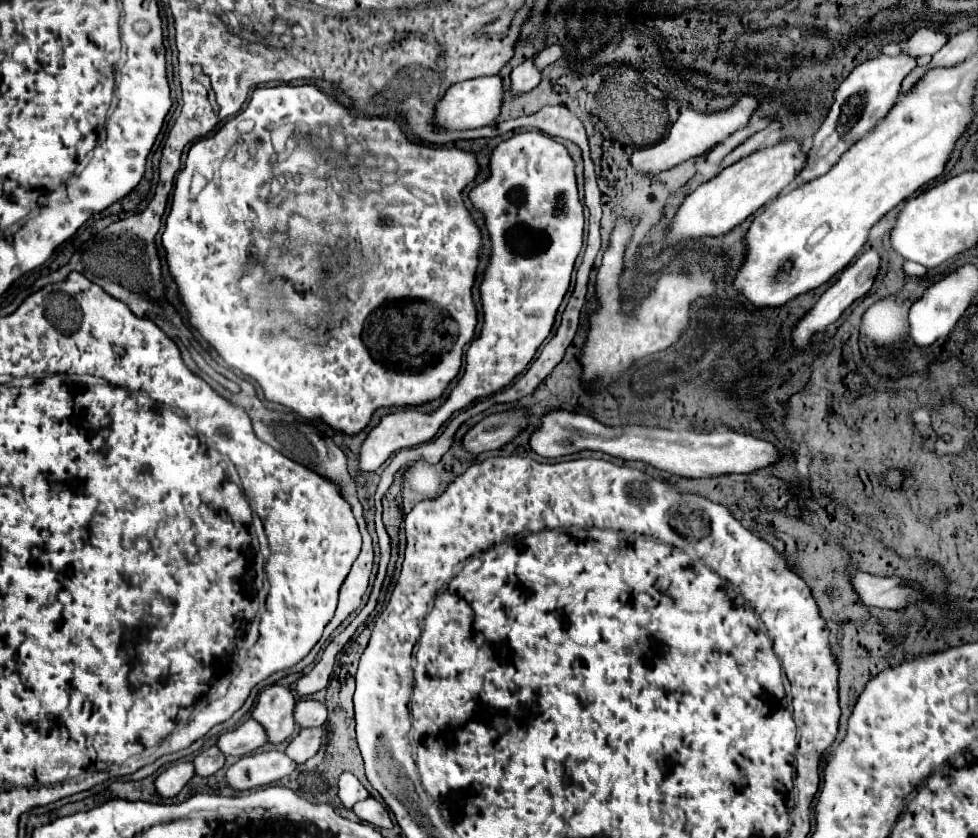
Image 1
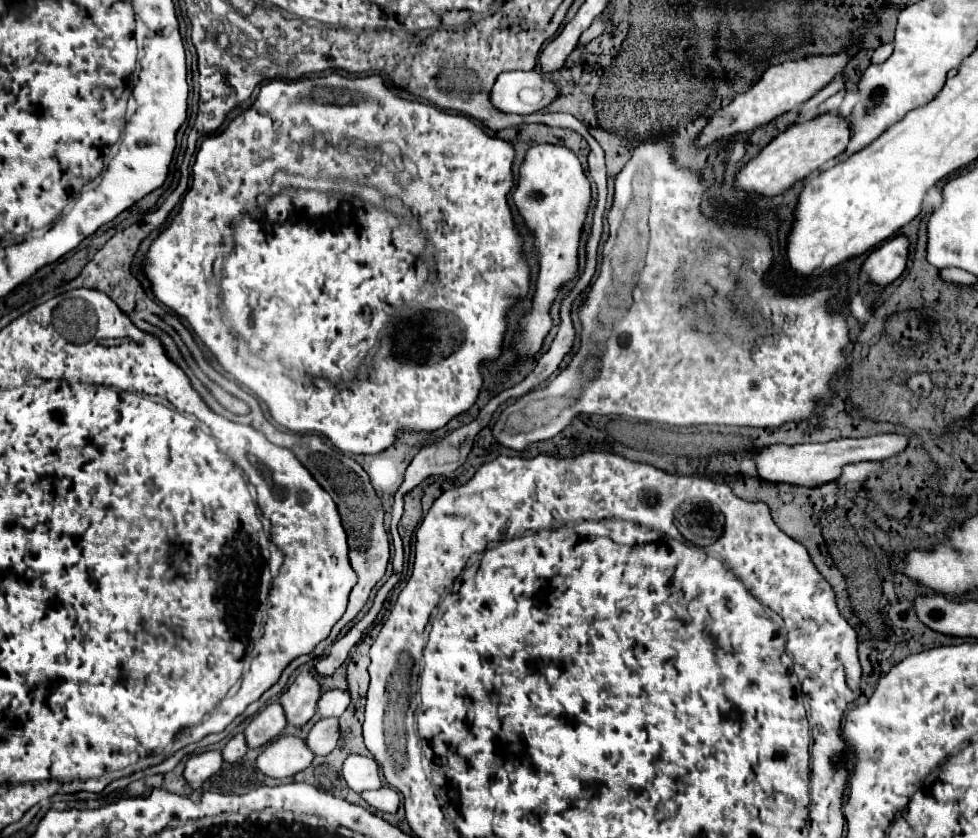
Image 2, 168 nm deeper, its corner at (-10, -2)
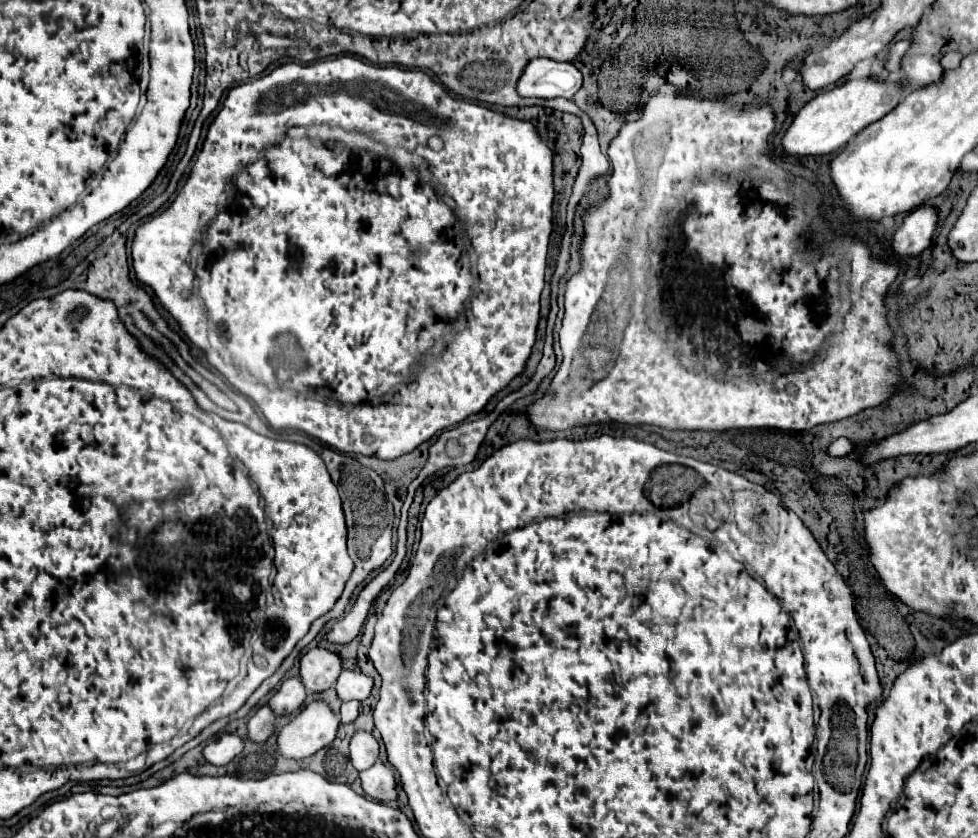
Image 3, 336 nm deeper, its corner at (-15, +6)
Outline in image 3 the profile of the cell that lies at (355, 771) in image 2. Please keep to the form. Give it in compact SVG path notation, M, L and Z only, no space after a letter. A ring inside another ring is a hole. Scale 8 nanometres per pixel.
M357 731L351 737L351 763L357 771L365 771L377 761L379 755L379 743L377 739L367 731Z

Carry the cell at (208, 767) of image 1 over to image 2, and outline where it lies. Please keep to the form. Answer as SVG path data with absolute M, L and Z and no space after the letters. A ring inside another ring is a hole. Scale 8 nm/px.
M238 733L236 737L232 737L226 747L222 749L222 759L228 761L228 763L236 763L238 759L242 759L242 755L248 751L246 743L244 743L244 735Z

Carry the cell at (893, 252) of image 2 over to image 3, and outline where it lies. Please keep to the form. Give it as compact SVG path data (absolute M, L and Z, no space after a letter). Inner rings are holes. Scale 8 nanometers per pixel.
M921 205L911 211L893 237L893 251L899 255L919 255L931 245L937 227L937 209Z

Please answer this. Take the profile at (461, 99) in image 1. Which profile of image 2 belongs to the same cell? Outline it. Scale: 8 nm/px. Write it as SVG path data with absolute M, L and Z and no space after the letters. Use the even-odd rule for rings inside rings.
M510 71L500 73L492 91L490 103L500 113L528 115L542 111L556 97L556 87L542 73Z

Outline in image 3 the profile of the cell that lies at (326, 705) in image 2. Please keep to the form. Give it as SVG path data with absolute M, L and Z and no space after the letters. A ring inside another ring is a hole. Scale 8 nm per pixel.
M343 669L339 679L337 679L337 695L343 699L343 701L351 701L351 699L357 699L357 701L365 701L369 695L371 695L371 689L373 689L373 677L371 675L365 675L363 671L357 671L357 669Z

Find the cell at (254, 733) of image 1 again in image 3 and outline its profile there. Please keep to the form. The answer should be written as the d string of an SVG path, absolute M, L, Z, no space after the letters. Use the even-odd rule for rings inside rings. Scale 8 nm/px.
M291 677L283 681L281 689L271 697L269 705L279 717L283 717L297 711L305 703L305 697L307 697L307 691L301 683L301 677Z

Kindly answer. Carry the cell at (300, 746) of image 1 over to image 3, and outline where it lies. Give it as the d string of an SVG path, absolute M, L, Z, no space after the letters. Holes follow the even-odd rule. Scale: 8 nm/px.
M345 701L341 707L341 723L353 723L361 711L361 701Z

